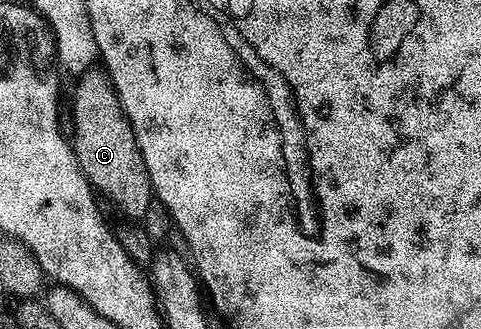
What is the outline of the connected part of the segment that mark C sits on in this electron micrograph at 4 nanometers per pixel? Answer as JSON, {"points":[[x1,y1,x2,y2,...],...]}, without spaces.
{"points":[[91,70,77,84,74,90,72,147,80,162,80,170,84,170,91,188,103,201,111,200,126,216,142,218,152,199,148,170,110,77,105,71]]}

